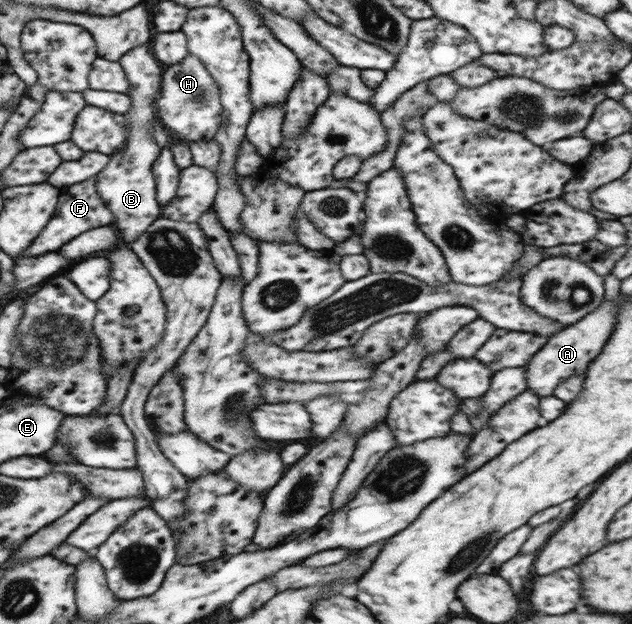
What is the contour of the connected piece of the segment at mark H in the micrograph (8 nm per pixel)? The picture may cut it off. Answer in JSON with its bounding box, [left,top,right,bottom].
[153,54,224,142]

